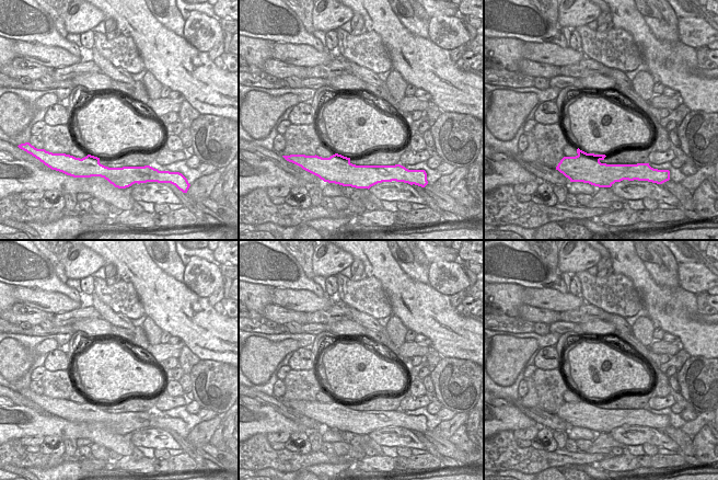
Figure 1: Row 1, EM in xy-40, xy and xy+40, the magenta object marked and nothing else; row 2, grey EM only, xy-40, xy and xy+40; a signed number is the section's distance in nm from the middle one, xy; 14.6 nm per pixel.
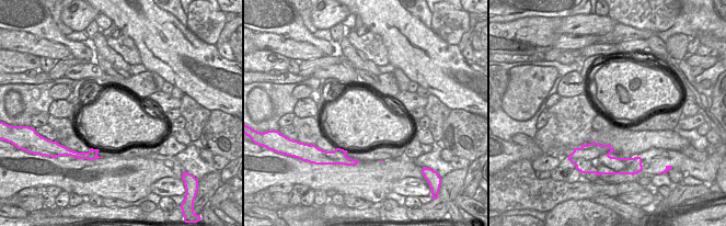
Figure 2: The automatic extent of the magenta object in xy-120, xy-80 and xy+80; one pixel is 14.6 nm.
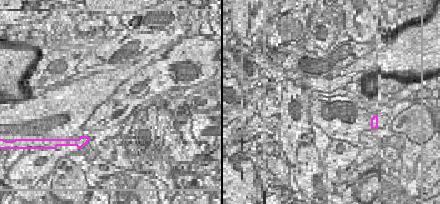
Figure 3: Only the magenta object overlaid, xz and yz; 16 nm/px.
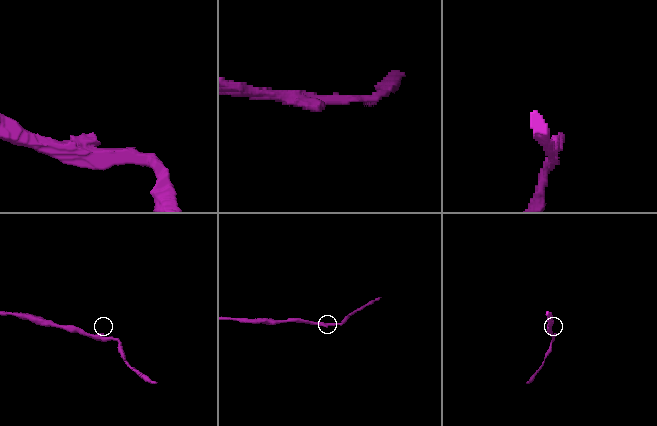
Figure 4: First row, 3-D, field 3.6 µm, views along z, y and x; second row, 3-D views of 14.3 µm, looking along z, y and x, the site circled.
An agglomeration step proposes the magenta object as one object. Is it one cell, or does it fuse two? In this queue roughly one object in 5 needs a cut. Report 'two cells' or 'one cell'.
one cell

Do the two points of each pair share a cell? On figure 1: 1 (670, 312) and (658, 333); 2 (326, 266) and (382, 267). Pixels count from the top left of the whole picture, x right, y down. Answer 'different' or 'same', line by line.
1: different
2: different

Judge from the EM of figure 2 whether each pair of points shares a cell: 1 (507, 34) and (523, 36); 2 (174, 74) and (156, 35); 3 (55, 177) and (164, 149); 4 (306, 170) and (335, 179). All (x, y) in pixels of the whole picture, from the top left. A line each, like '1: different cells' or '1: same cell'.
1: same cell
2: same cell
3: different cells
4: same cell

